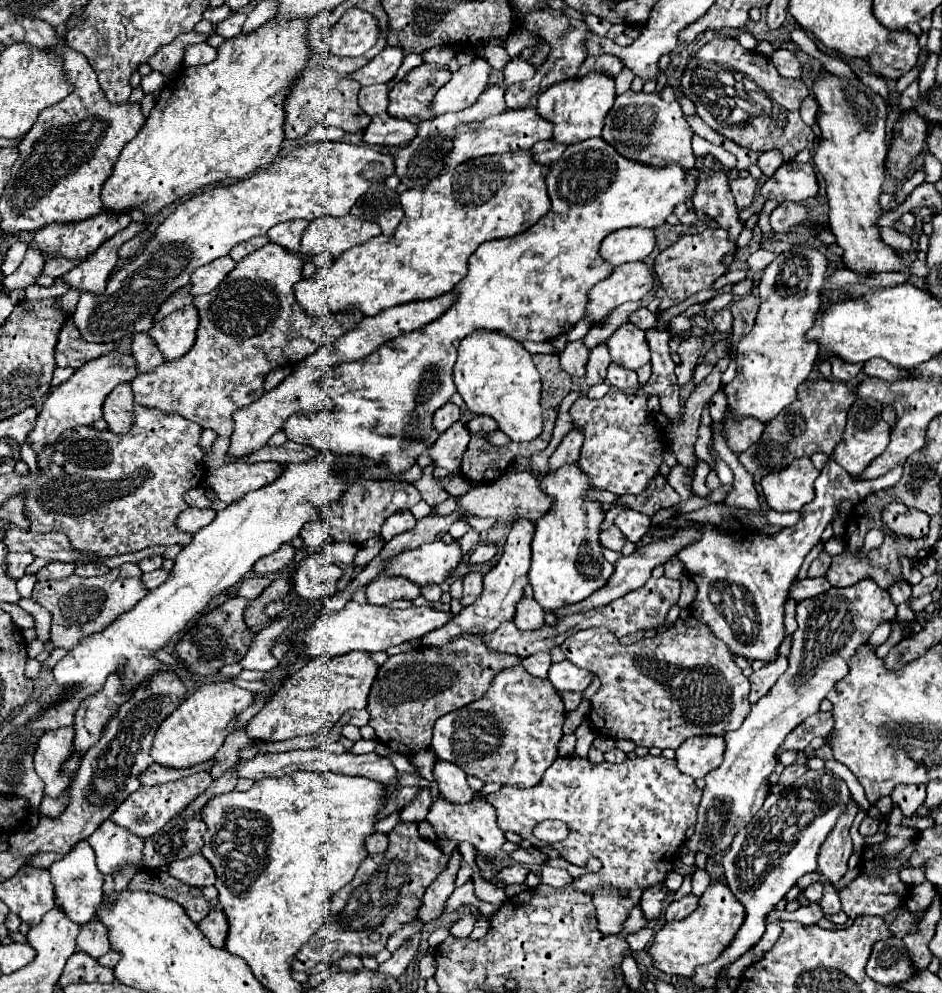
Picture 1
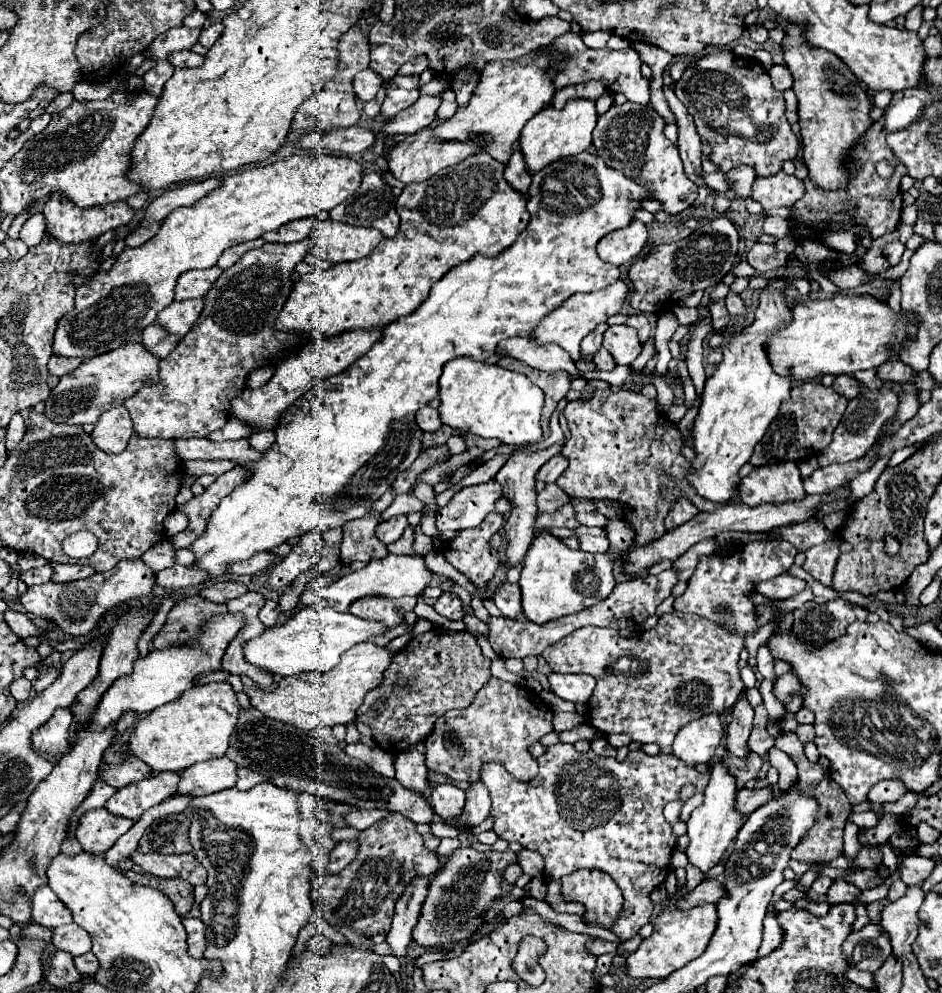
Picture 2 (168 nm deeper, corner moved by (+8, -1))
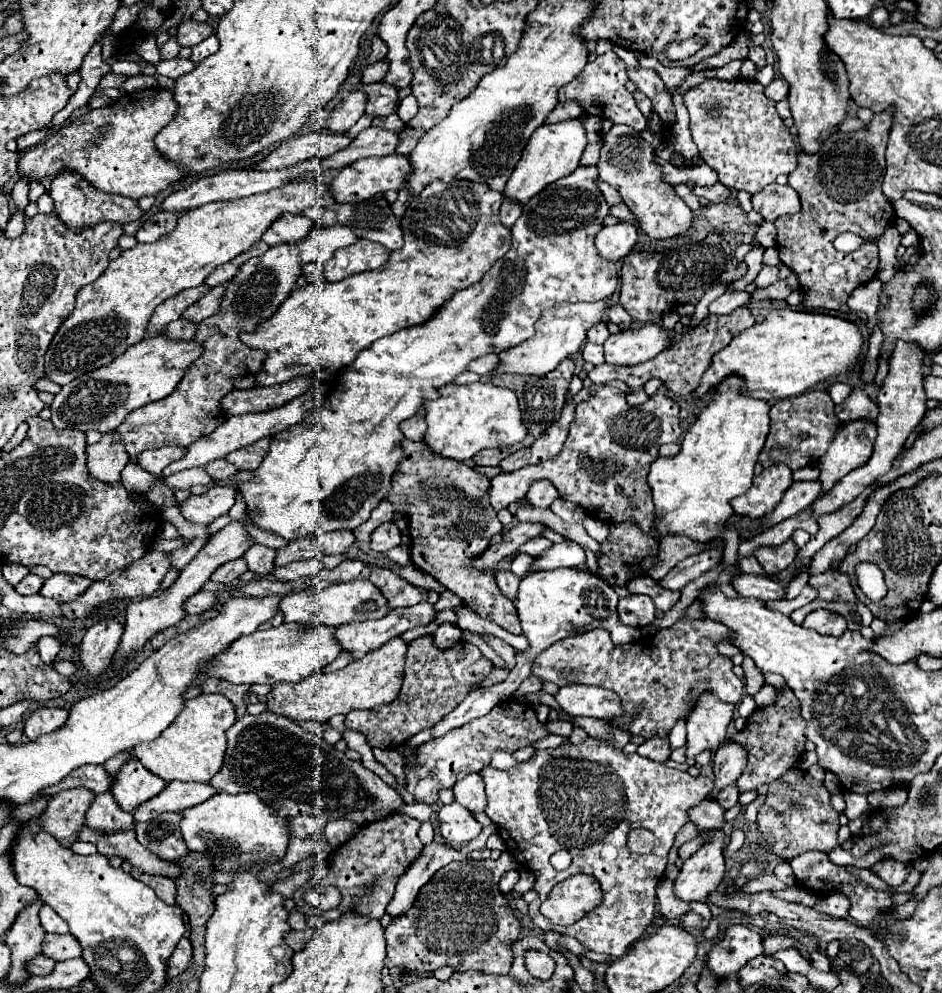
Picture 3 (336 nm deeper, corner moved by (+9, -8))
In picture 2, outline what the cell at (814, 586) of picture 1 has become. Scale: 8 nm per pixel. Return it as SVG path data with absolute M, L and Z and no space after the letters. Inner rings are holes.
M780 574L774 580L768 582L760 582L756 584L756 592L772 598L772 600L784 600L784 598L792 598L794 594L800 594L806 588L806 582L790 576L790 574Z

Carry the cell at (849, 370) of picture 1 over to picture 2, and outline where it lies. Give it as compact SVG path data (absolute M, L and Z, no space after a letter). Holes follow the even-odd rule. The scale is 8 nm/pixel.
M840 374L838 378L834 378L832 388L834 388L838 394L844 394L844 396L848 396L848 398L854 398L854 396L858 396L858 388L860 388L860 384L858 384L856 378Z

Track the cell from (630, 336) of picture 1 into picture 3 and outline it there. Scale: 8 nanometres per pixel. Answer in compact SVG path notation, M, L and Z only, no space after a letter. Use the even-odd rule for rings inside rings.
M643 325L611 335L605 347L605 361L611 365L639 365L673 345L671 333L659 325Z

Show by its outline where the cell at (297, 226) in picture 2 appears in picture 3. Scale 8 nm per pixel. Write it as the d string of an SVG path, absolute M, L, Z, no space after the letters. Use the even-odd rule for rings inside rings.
M283 213L265 233L263 241L269 245L277 243L293 243L305 239L305 235L313 229L313 221L307 215L293 215L293 213Z

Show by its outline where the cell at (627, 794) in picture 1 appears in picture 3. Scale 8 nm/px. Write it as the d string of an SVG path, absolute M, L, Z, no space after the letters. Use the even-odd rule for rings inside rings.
M587 737L579 745L563 743L555 749L539 749L529 761L519 763L509 771L497 771L485 767L481 771L481 777L487 785L487 801L489 801L485 807L487 817L497 825L497 831L507 845L507 851L521 865L525 865L537 875L533 887L537 891L537 899L529 903L529 917L533 919L533 923L541 929L559 929L561 933L573 935L589 951L607 953L613 957L623 957L629 951L629 947L637 939L641 939L641 935L647 931L647 925L653 921L655 887L663 879L667 853L673 847L675 833L687 823L687 809L701 803L705 795L709 795L713 789L713 781L705 775L699 775L695 779L689 773L681 773L677 769L669 769L667 765L653 763L637 753L627 755L623 753L623 749L595 737ZM635 827L645 827L653 835L657 835L659 845L653 847L649 855L633 855L627 849L627 833ZM559 849L567 849L573 855L571 867L567 871L555 871L549 863L549 857ZM575 873L593 875L601 883L603 901L597 909L587 913L575 925L569 927L551 925L539 913L539 905L547 899L553 885L565 881Z

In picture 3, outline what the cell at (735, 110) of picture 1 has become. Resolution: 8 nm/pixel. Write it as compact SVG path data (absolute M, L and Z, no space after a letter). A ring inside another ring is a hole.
M707 79L683 95L689 115L691 115L689 129L693 133L695 145L703 153L705 163L719 173L719 181L725 187L735 189L735 191L757 193L765 185L773 183L777 175L781 175L781 173L789 175L797 167L797 145L793 141L793 135L785 127L779 113L775 111L775 103L765 97L763 89L765 87L757 81L735 79L735 81L727 83L727 81L719 81L719 79Z

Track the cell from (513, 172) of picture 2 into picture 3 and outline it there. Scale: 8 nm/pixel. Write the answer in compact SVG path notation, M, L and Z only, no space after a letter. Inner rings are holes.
M505 197L503 205L501 205L499 215L501 215L501 223L505 223L505 227L507 227L507 229L511 229L511 227L513 227L513 223L515 223L515 221L519 219L519 215L521 215L521 205L519 205L517 201L513 201L513 199L507 199L507 197Z

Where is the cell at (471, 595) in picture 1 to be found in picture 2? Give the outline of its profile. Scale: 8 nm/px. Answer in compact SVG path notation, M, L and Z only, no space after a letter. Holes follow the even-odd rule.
M444 592L436 604L434 604L434 610L446 618L458 618L458 616L464 616L464 610L462 610L462 604L460 604L460 598L458 594L454 592Z

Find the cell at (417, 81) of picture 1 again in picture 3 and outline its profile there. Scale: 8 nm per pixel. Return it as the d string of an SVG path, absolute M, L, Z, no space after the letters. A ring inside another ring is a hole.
M369 83L369 85L357 85L355 89L361 89L367 95L367 107L365 113L375 117L391 115L397 103L397 89L387 83Z

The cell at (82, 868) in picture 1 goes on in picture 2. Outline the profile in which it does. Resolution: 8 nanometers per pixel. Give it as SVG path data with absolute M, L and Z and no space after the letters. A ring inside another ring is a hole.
M40 886L32 896L32 920L48 928L58 928L70 924L72 914L66 910L66 904L56 898L50 886Z

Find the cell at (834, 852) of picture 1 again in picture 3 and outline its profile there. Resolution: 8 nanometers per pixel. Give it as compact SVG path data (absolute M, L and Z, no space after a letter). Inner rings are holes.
M789 771L783 777L769 783L767 799L759 807L757 815L757 849L779 855L785 861L805 853L805 851L823 851L829 853L837 847L839 831L839 813L831 805L831 795L817 779L809 777L805 771ZM797 803L797 807L793 807Z

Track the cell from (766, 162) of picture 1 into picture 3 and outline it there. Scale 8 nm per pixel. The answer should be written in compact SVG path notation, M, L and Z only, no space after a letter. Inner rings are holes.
M715 183L715 185L709 185L709 187L699 187L697 185L697 187L693 187L693 193L697 197L705 197L711 203L723 203L729 197L729 189L721 183Z

